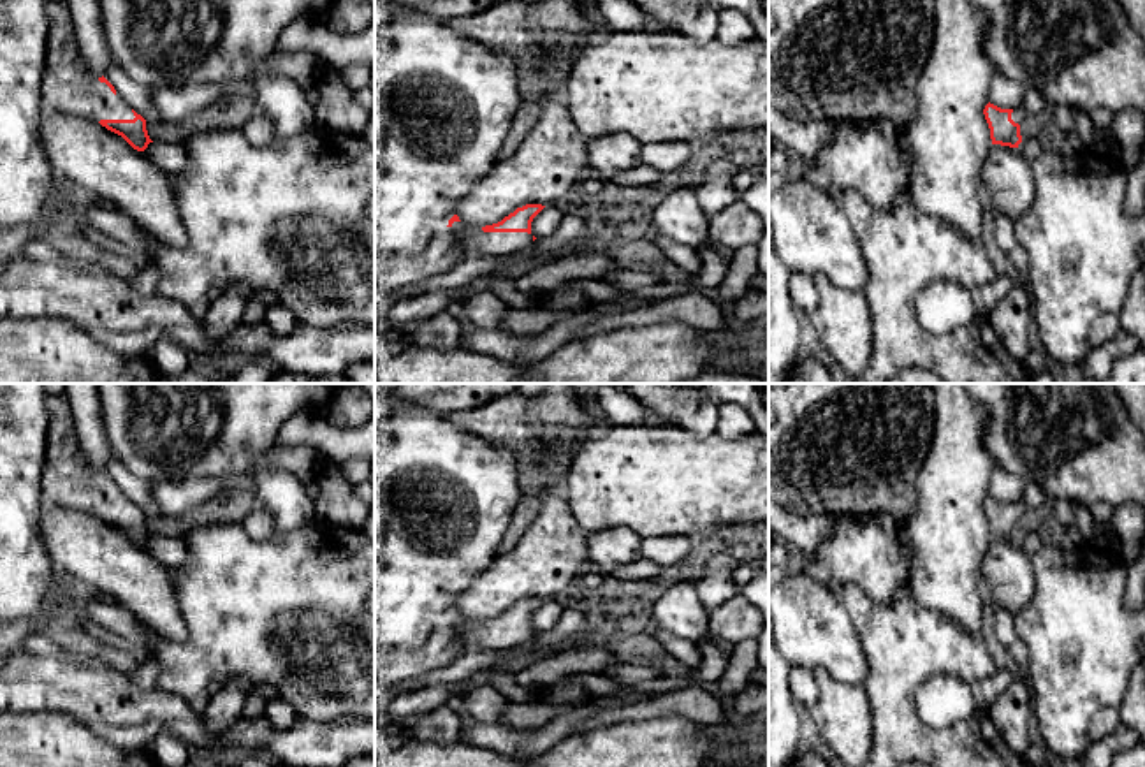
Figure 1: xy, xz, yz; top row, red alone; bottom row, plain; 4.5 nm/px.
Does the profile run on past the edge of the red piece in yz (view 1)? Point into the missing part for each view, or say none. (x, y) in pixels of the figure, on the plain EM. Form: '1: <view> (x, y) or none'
1: yz (1019, 509)

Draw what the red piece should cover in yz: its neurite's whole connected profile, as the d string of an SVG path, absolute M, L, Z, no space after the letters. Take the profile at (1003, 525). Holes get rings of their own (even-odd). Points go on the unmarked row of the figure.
M988 496L983 508L990 522L992 538L1018 542L1022 537L1020 519L1027 512L1022 500L1017 503L1001 503Z

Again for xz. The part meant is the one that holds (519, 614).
M526 598L501 616L485 621L466 619L454 609L447 623L463 633L466 651L508 649L528 642L536 633L531 628L531 616L543 602Z

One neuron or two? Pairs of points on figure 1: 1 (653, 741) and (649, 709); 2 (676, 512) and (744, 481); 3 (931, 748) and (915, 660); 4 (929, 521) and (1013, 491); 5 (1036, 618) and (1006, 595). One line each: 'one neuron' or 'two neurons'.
1: two neurons
2: one neuron
3: one neuron
4: two neurons
5: two neurons

